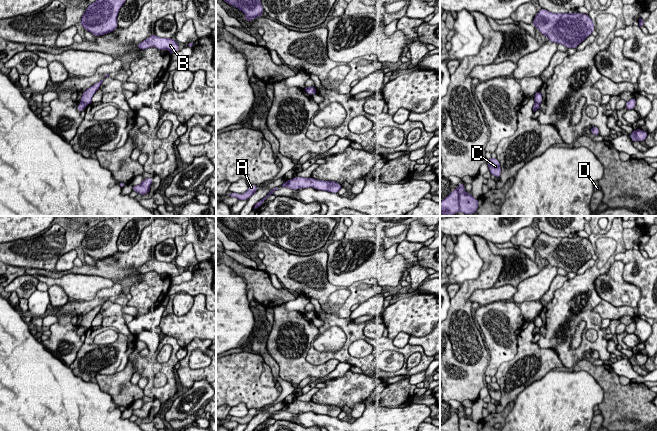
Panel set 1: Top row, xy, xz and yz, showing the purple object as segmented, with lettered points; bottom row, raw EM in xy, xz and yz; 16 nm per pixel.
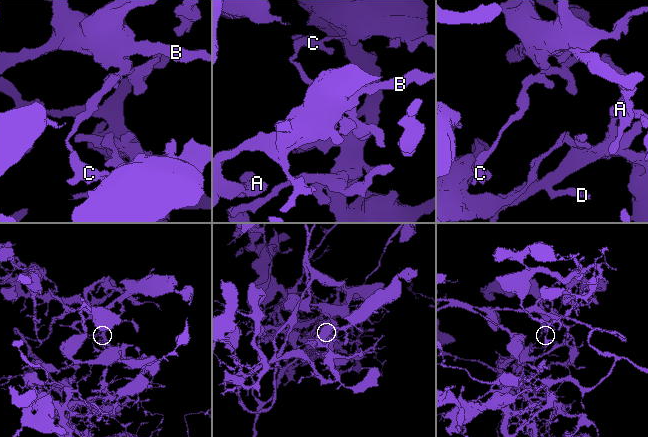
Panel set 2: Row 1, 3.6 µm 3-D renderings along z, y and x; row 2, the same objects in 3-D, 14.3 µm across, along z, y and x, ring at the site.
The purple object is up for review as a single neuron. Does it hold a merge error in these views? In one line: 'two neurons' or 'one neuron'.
two neurons

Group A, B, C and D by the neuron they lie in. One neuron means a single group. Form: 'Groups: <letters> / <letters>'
Groups: A B D / C

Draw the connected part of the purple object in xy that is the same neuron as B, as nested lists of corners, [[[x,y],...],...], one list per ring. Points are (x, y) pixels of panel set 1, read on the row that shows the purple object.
[[[152,34],[148,39],[145,39],[137,45],[141,50],[145,50],[152,46],[156,47],[159,50],[167,50],[171,54],[176,53],[179,50],[179,45],[176,40],[172,38],[161,38]]]

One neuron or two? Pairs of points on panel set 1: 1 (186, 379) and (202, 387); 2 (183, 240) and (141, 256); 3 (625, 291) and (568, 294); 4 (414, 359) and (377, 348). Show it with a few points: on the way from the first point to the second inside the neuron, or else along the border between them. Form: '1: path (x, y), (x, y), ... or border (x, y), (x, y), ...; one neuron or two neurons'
1: border (205, 379), (199, 379), (188, 389); two neurons
2: border (182, 233), (173, 238); two neurons
3: border (608, 271), (594, 282), (594, 288), (602, 299); two neurons
4: border (418, 351), (420, 361), (407, 370); two neurons

